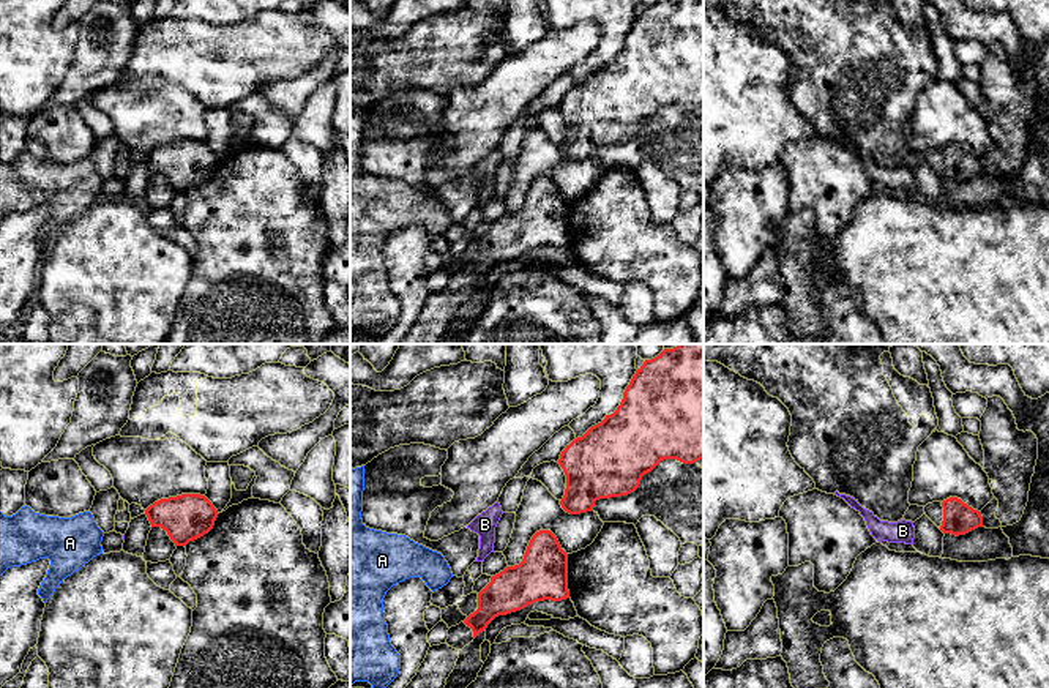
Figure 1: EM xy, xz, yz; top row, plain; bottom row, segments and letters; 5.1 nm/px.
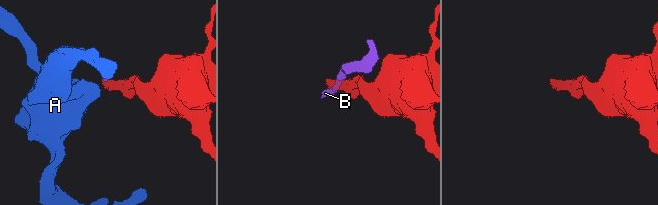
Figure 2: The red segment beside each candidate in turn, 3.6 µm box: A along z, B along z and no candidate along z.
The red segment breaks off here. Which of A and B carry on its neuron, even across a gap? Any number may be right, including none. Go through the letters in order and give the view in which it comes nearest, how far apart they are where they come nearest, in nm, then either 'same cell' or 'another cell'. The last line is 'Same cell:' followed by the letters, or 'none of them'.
A: view xz; gap 160 nm; another cell
B: view xz; gap 90 nm; another cell
Same cell: none of them

